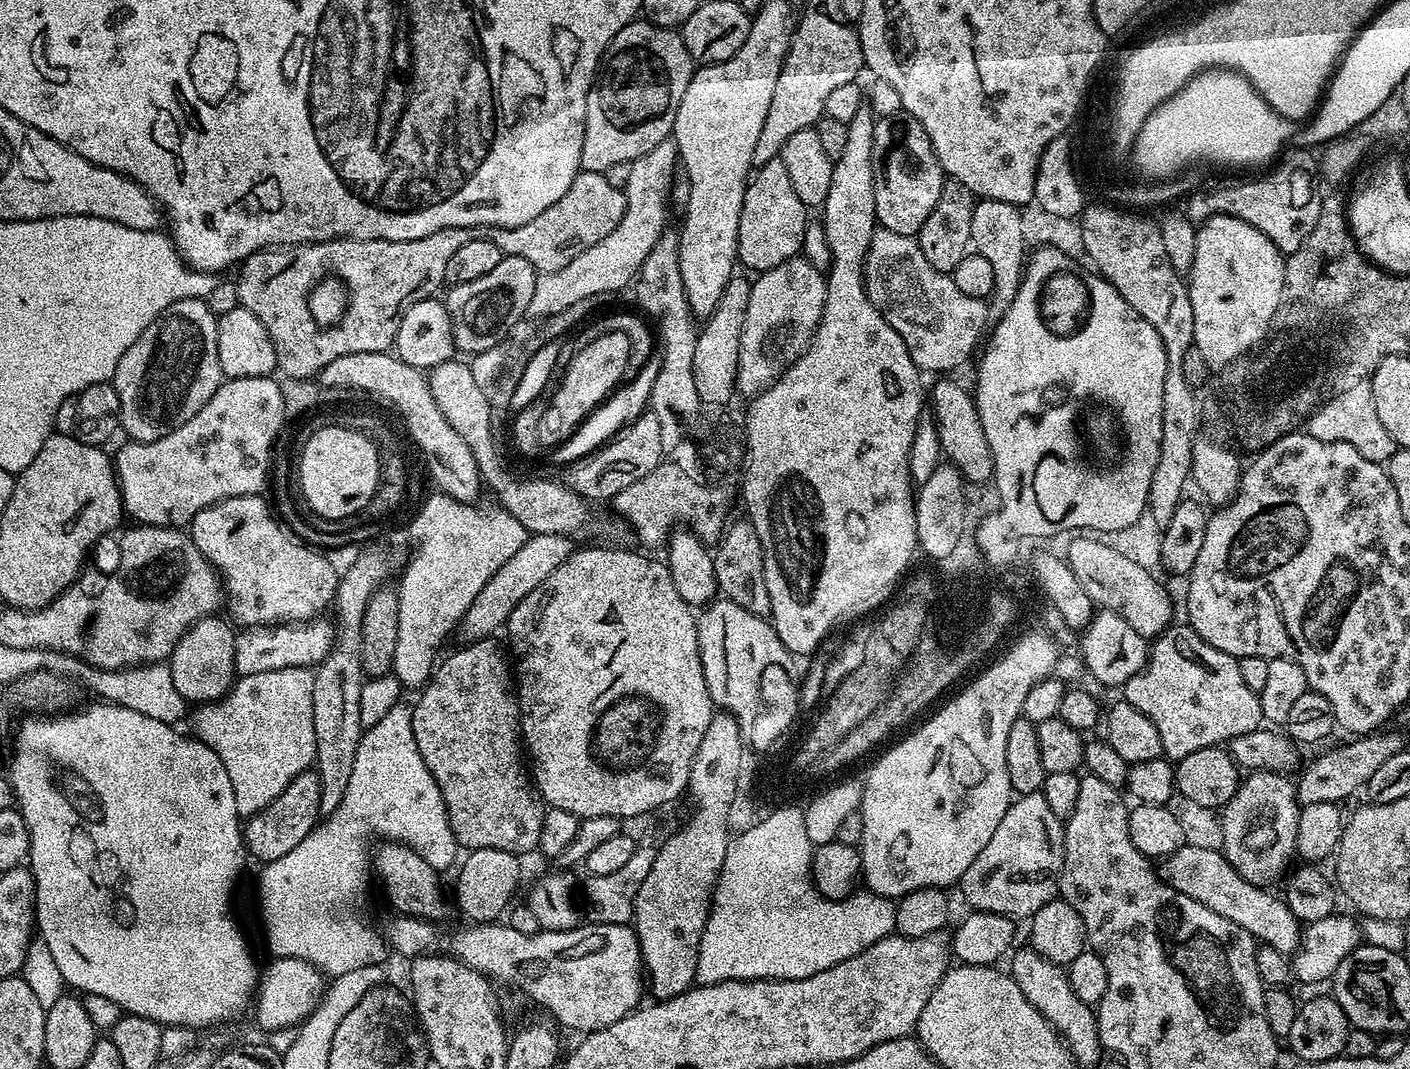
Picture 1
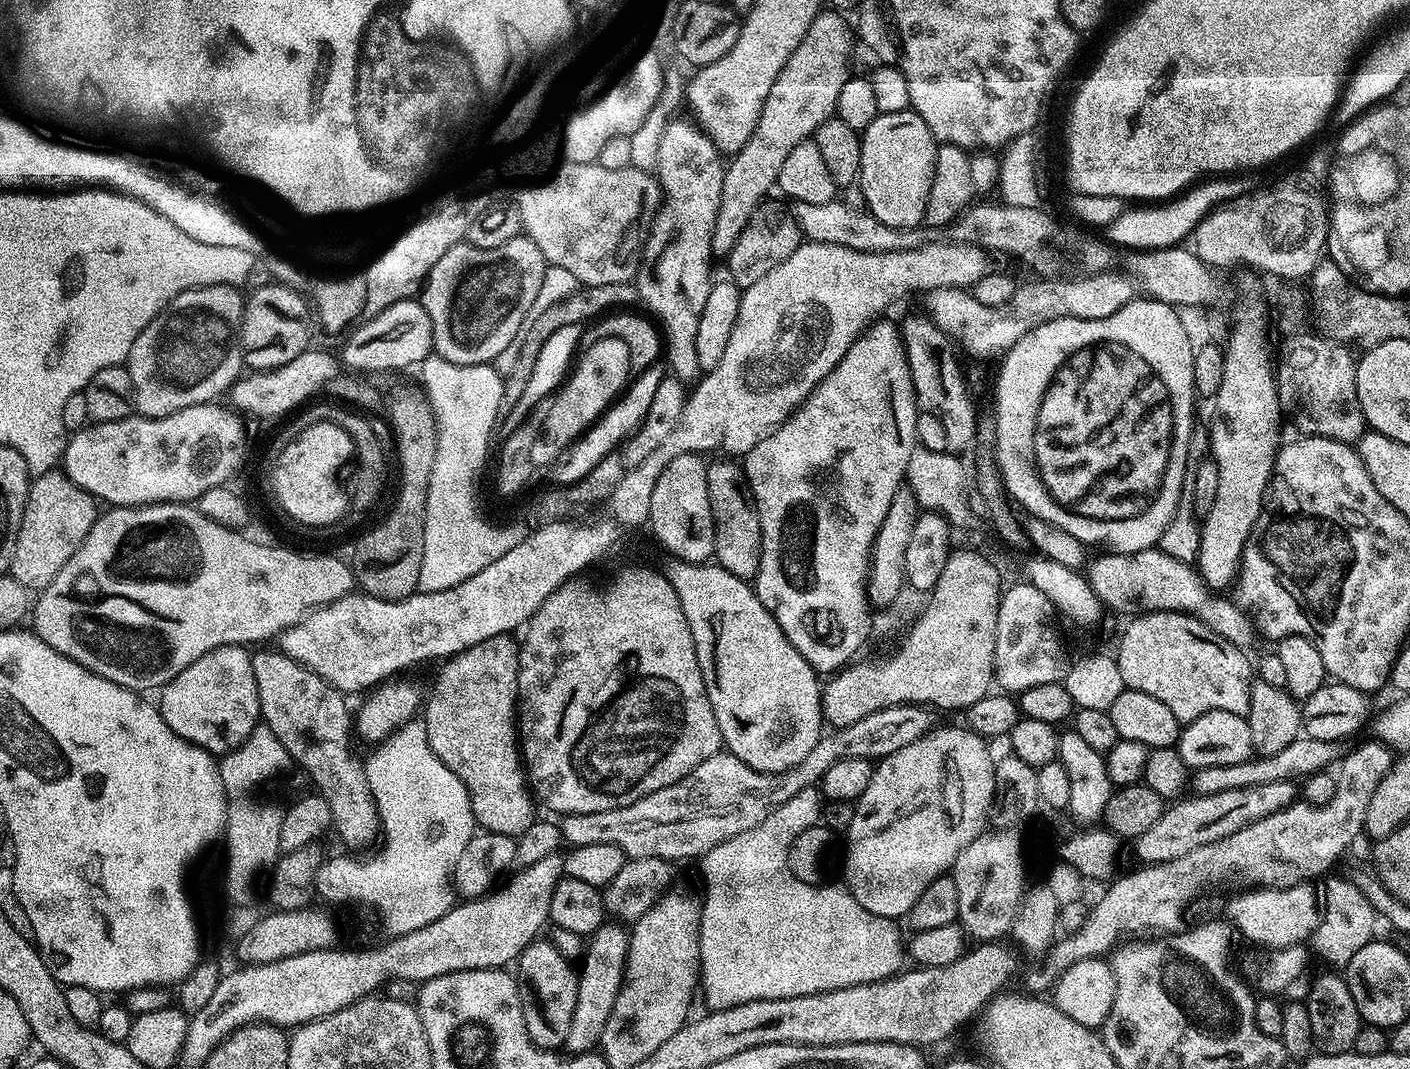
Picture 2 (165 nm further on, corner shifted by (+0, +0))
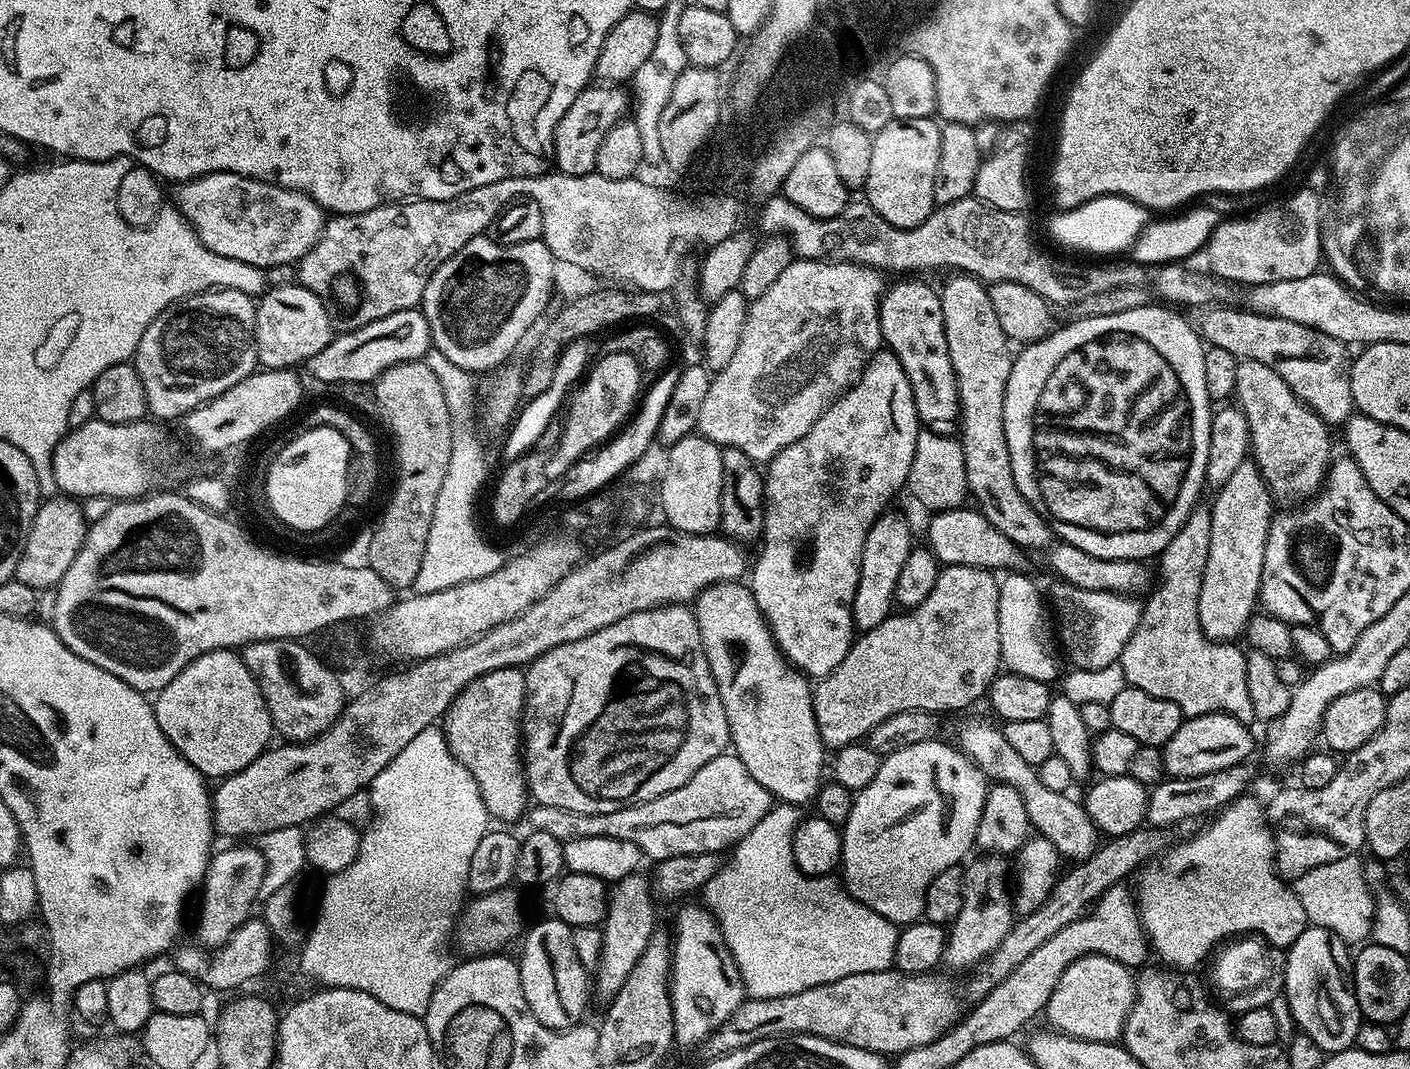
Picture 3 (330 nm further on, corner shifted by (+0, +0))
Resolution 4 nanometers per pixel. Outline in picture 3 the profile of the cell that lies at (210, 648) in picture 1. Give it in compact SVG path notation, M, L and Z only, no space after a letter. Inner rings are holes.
M219 648L199 656L190 666L183 668L160 692L155 693L154 707L162 734L184 755L186 762L194 766L206 778L232 776L238 770L250 766L273 743L274 729L270 710L256 677L246 665L243 655Z

